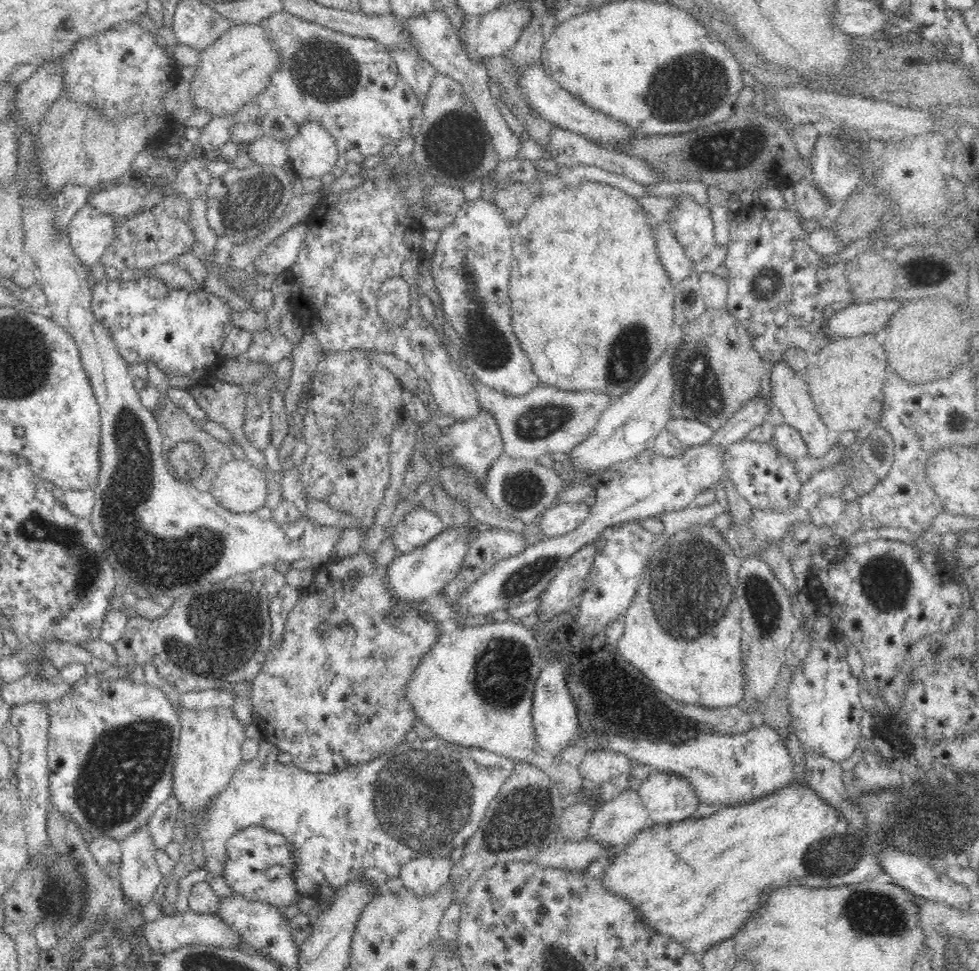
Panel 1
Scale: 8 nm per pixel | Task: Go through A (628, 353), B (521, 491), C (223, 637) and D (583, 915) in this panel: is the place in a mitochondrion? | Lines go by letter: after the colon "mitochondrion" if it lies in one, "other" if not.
A: mitochondrion
B: mitochondrion
C: mitochondrion
D: other

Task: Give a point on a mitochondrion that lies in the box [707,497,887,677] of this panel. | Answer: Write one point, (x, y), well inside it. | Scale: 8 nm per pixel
(764, 606)

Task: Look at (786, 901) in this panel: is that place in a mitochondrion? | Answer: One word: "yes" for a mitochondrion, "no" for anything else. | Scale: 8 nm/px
no

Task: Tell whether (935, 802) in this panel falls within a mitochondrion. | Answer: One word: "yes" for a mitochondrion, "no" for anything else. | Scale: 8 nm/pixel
yes

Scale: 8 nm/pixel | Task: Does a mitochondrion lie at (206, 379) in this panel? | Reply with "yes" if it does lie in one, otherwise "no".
no

